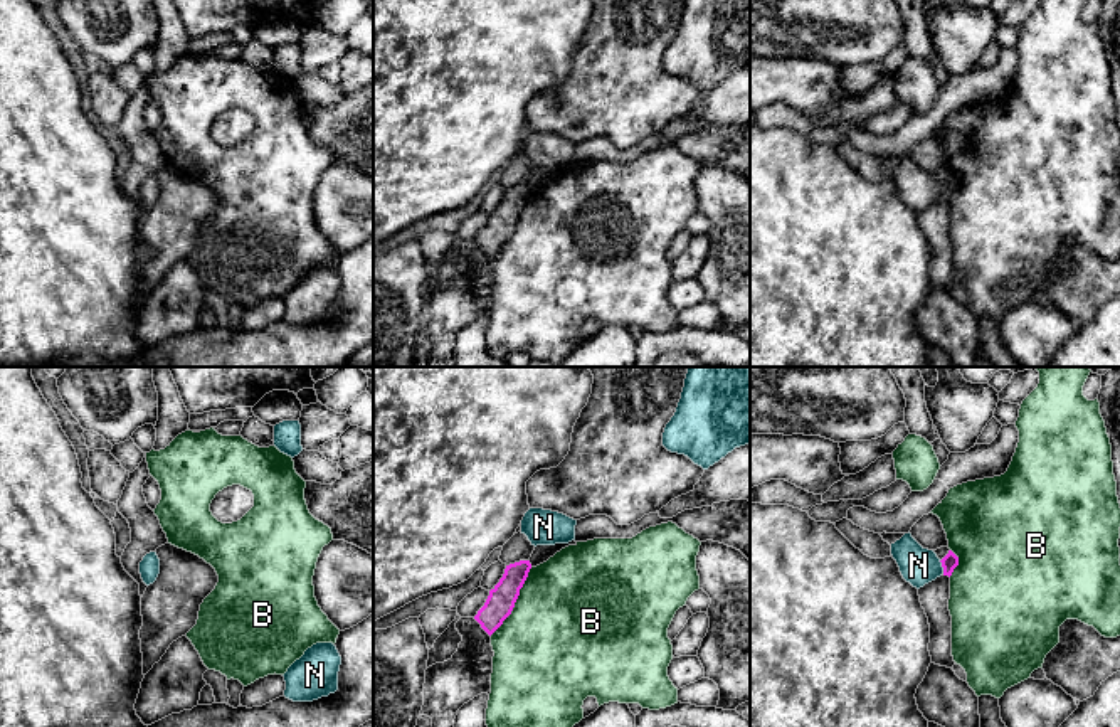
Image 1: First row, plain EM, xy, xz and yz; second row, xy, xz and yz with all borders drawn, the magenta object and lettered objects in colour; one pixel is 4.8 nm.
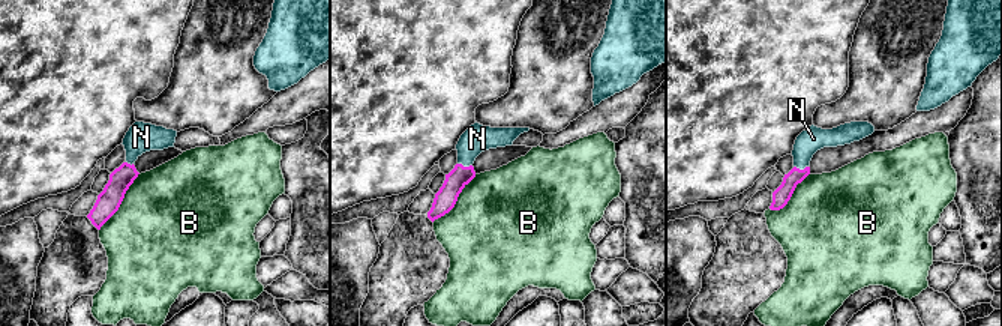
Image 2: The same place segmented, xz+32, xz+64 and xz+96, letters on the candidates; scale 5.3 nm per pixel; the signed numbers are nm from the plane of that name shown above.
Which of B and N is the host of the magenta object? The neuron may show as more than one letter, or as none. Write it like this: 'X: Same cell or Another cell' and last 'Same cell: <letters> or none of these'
B: Another cell
N: Same cell
Same cell: N

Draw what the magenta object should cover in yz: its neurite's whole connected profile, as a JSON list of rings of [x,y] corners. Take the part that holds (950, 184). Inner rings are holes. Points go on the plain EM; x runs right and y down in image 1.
[[[910,155],[891,167],[891,178],[903,202],[917,212],[935,204],[942,197],[950,200],[959,188],[959,180],[952,173],[940,183],[933,173],[923,172]]]

